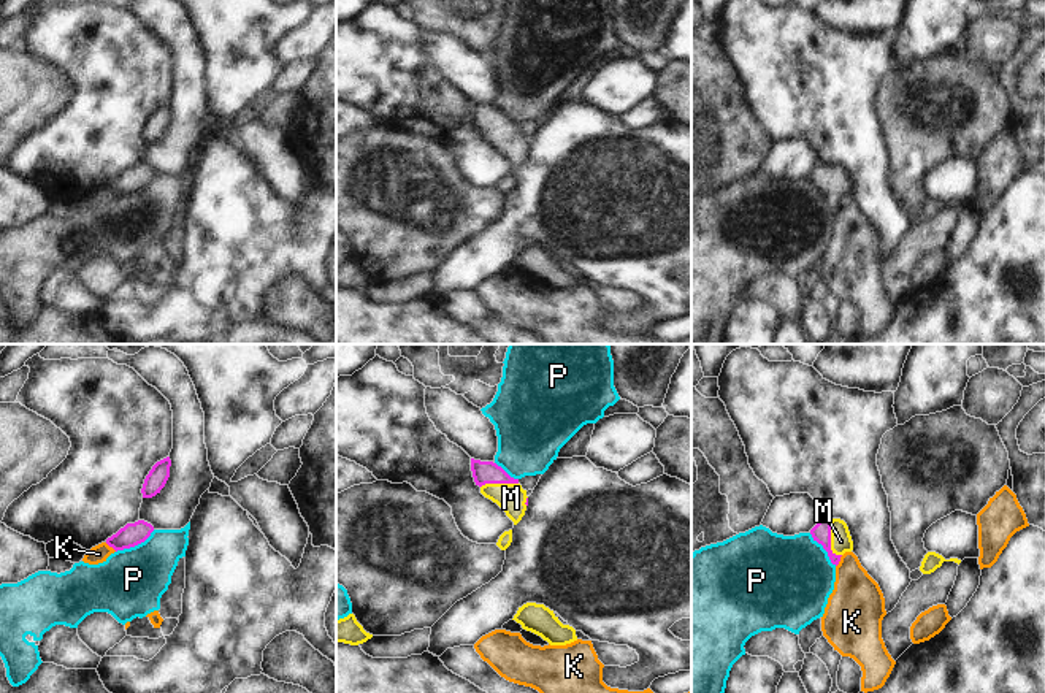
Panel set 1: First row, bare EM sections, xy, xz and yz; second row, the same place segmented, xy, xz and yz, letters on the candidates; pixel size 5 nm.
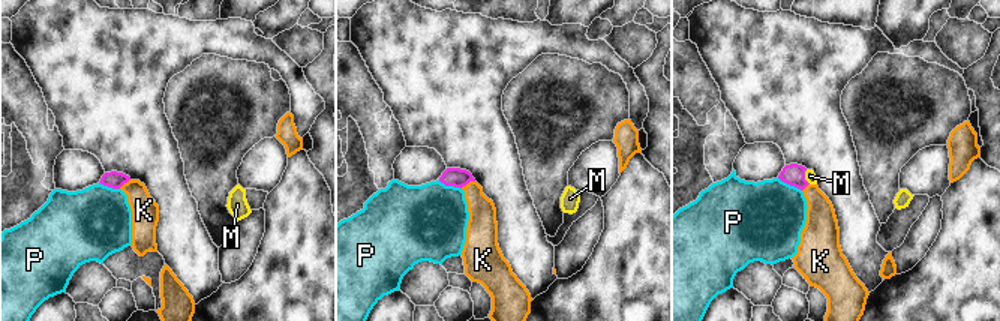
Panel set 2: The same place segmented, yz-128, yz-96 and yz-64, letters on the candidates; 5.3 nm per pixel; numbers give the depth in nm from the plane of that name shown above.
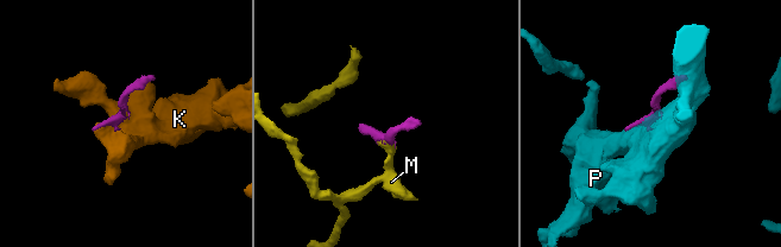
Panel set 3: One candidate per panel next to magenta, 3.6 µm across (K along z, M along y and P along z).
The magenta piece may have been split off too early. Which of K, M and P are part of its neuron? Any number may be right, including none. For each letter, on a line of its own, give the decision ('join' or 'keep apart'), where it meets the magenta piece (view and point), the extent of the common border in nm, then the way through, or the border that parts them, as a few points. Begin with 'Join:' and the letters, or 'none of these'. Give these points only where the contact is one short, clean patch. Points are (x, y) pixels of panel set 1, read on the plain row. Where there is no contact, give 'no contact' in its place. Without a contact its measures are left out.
Join: M
K: keep apart; contact yz (839, 205); length 70 nm; border yz (842, 200), (836, 211)
M: join; contact yz (830, 184); length 200 nm; way yz (822, 176), (830, 184), (841, 186)
P: keep apart; contact xy (135, 189); length 240 nm

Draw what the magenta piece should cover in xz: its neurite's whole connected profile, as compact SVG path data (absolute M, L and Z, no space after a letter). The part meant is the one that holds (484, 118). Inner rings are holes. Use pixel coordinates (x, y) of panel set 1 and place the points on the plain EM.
M471 103L471 116L476 130L480 132L480 138L496 147L517 170L528 151L526 135L522 133L519 124L511 122L493 106Z

